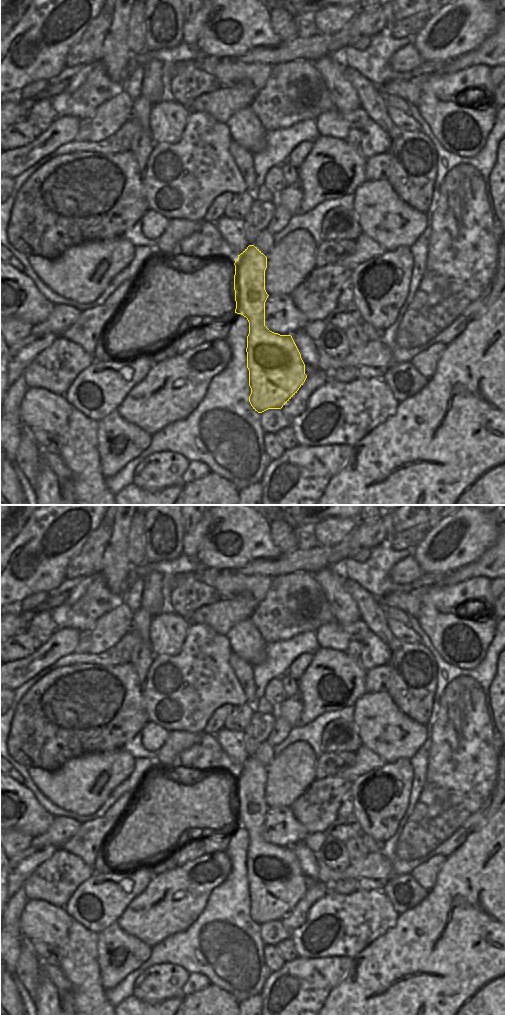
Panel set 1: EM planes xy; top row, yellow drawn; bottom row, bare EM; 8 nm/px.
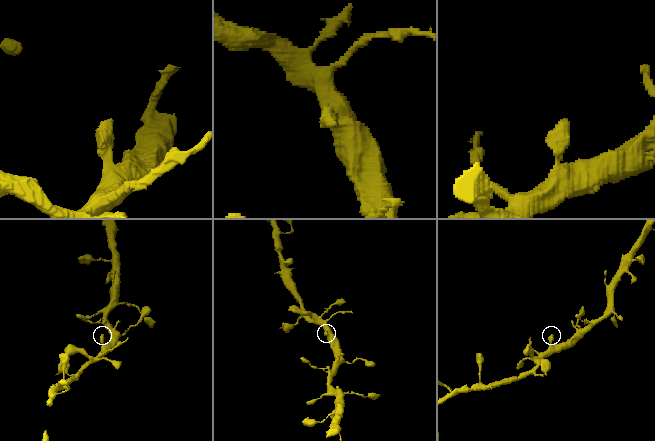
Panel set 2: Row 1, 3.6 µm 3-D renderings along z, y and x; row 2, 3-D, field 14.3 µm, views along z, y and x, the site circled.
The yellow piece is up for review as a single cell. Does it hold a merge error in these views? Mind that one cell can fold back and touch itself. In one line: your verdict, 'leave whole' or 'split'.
leave whole

